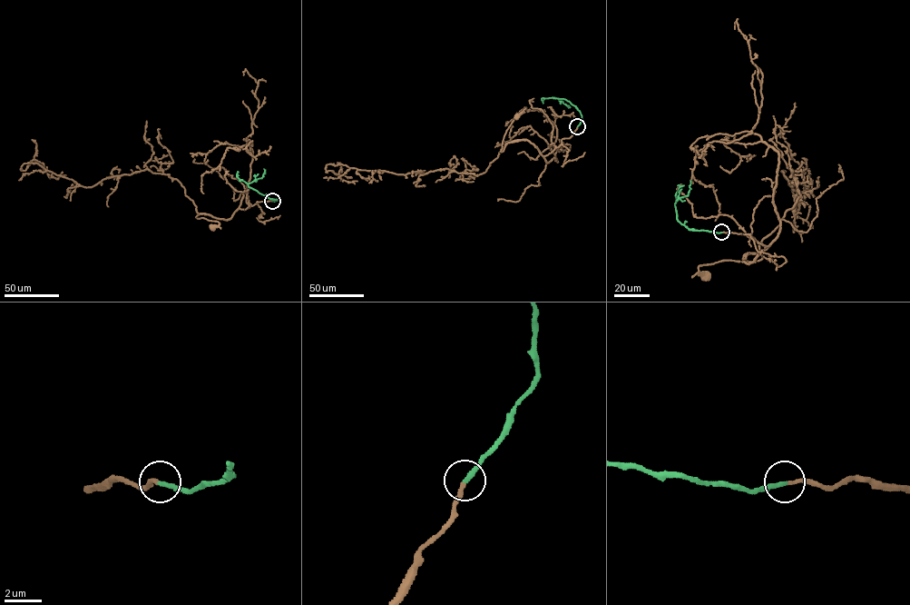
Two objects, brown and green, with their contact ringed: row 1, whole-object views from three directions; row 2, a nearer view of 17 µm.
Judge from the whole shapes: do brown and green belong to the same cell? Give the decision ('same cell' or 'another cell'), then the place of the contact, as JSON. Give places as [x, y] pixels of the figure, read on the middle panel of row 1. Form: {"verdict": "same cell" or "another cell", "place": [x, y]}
{"verdict": "same cell", "place": [577, 126]}

